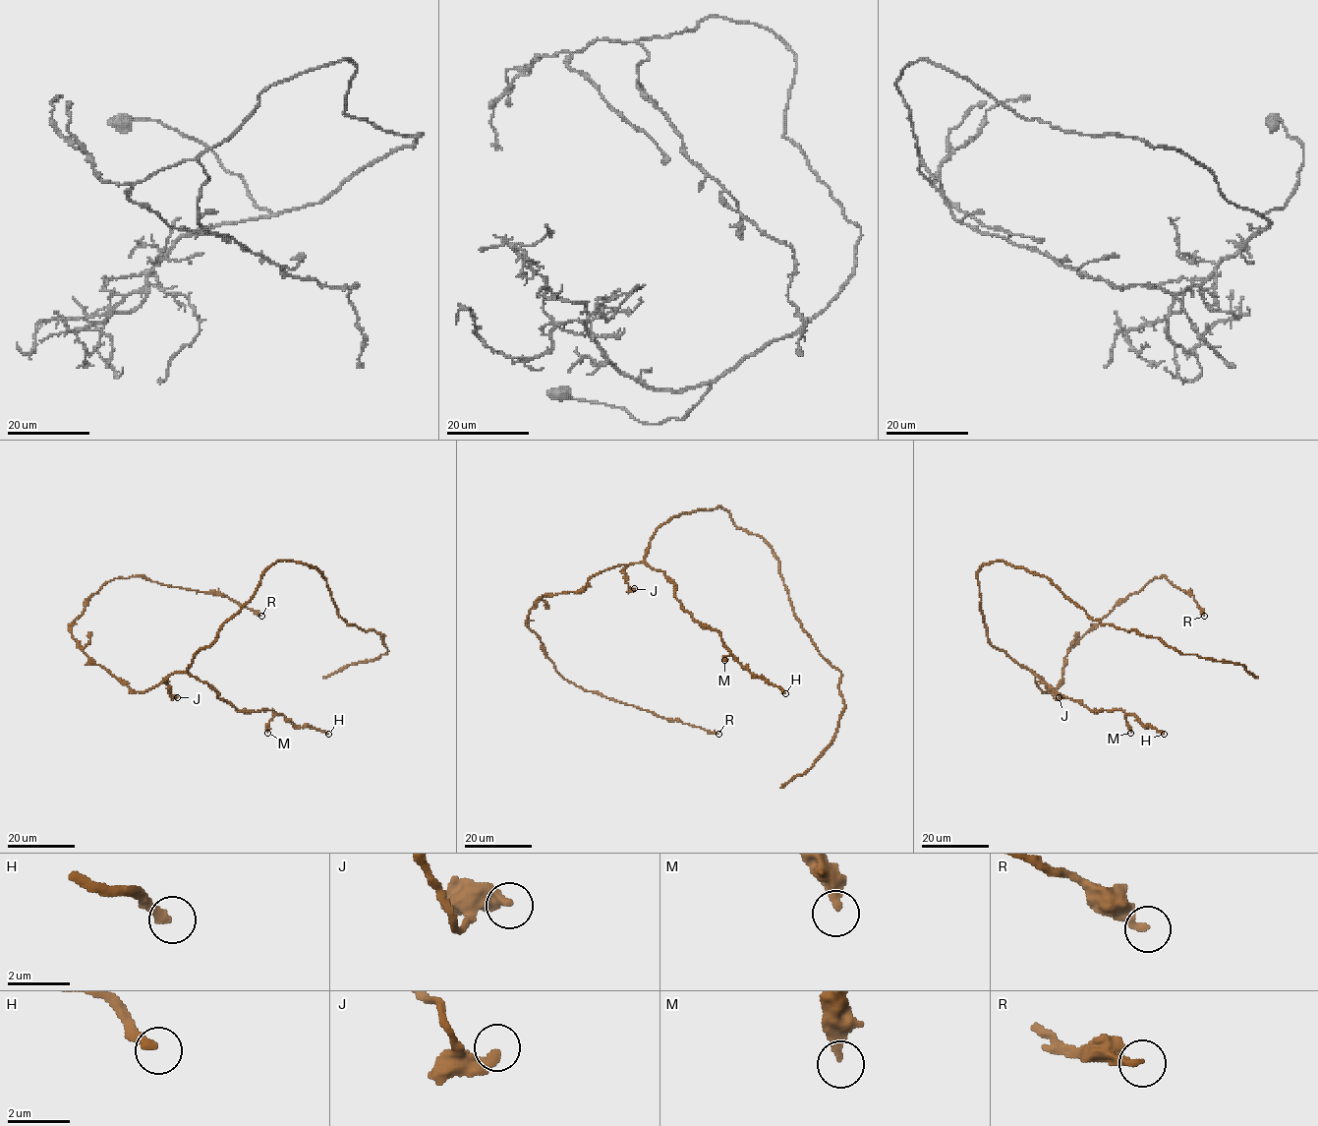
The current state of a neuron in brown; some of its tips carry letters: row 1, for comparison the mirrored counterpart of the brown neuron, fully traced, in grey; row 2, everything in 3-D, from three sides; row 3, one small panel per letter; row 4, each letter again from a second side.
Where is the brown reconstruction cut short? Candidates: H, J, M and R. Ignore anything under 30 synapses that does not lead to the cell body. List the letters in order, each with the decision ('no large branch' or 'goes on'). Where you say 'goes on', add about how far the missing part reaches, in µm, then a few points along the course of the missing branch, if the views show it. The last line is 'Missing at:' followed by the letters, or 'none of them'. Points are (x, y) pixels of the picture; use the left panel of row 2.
H: goes on; about 70 µm are missing; missing branch runs (328, 734), (345, 751), (345, 762), (364, 801), (345, 811), (293, 820), (282, 830), (273, 829)
J: no large branch
M: no large branch
R: no large branch
Missing at: H

